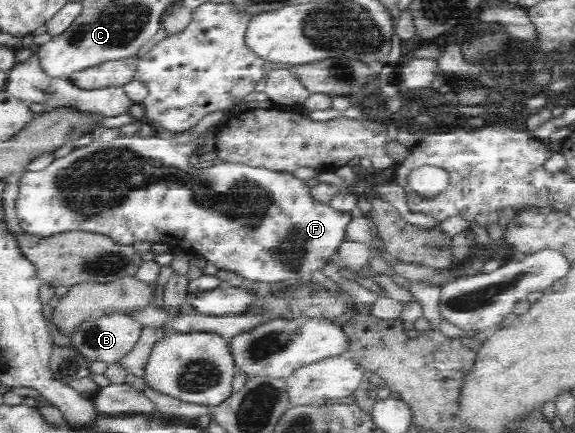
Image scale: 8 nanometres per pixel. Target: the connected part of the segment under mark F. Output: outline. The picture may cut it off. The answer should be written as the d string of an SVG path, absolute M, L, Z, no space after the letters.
M204 133L198 139L191 139L187 143L177 143L157 134L151 137L139 137L137 134L131 136L118 136L110 142L96 141L89 142L84 146L71 149L62 158L54 159L45 169L25 172L19 182L18 198L16 201L16 214L21 229L37 237L49 237L55 233L65 231L89 231L91 233L101 233L101 235L111 238L119 245L128 246L150 246L154 243L165 243L170 247L177 246L179 249L193 250L206 262L213 264L217 270L227 270L238 273L247 282L273 283L279 281L303 280L317 270L322 270L324 264L336 259L339 244L343 243L345 237L345 227L352 218L348 212L335 211L329 204L317 201L311 193L311 187L307 186L305 180L293 176L293 172L275 171L241 163L231 163L225 161L218 165L207 168L197 168L195 164L189 163L199 144L206 141Z

